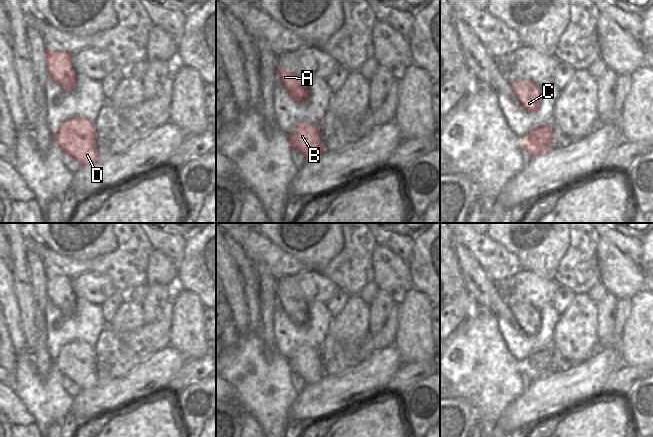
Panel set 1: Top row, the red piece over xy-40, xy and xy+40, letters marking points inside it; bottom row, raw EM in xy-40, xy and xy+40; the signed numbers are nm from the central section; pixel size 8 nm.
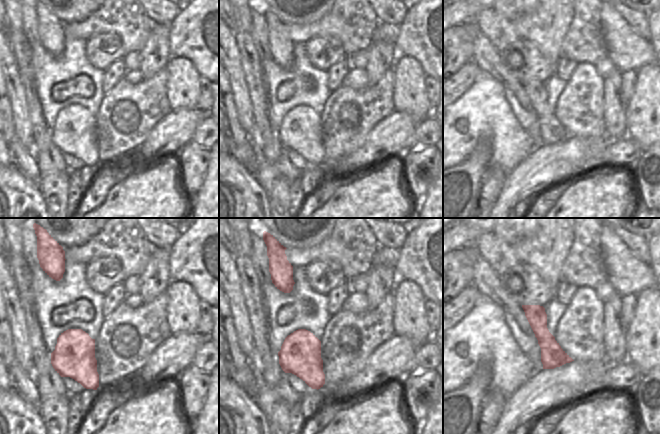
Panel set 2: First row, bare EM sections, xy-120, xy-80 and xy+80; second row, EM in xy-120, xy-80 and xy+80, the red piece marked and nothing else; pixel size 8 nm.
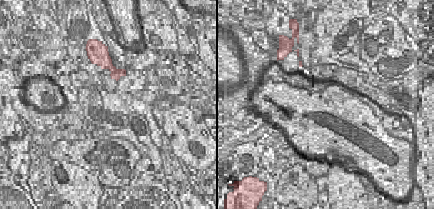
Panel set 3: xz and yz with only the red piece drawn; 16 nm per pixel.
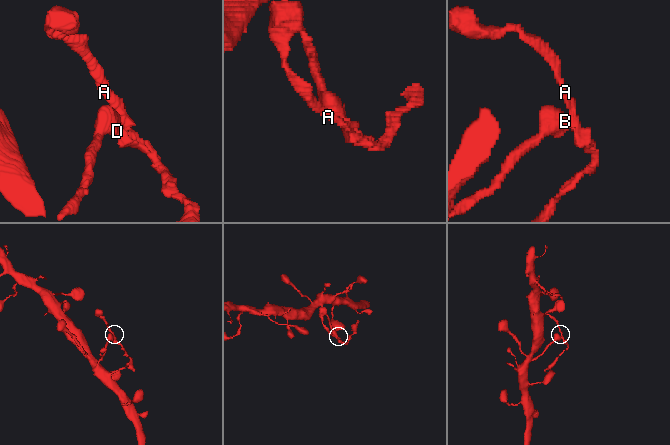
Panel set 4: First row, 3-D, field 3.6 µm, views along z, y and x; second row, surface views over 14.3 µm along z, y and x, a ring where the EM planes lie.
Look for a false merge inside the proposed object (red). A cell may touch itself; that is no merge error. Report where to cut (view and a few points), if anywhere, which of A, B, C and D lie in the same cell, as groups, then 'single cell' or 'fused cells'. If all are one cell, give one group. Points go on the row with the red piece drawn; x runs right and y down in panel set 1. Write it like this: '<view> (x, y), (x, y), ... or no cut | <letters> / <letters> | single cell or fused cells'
xy+40 (529, 132), (530, 138), (535, 143), (549, 148) | A C / B D | fused cells

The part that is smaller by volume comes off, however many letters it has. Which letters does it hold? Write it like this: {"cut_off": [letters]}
{"cut_off": ["A", "C"]}

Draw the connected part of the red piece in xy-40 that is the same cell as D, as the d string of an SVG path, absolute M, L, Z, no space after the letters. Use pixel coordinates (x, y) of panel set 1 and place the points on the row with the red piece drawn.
M81 116L65 120L52 138L65 153L73 156L80 166L87 166L98 160L96 129L92 122Z

